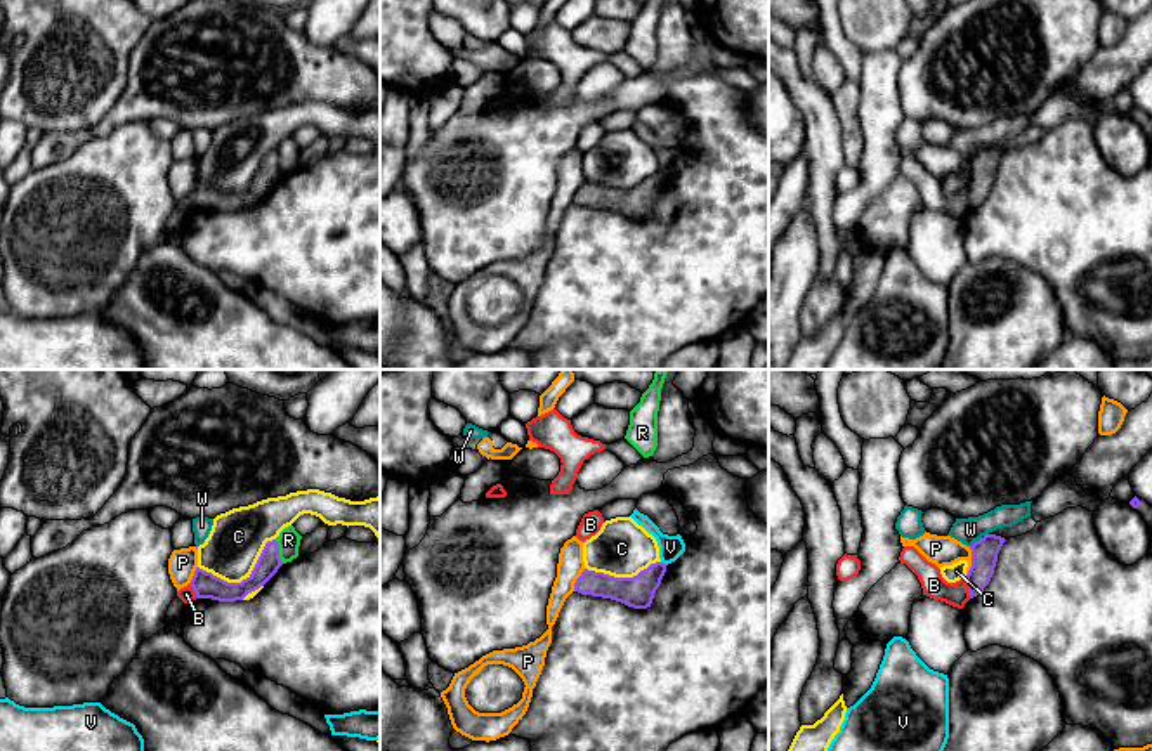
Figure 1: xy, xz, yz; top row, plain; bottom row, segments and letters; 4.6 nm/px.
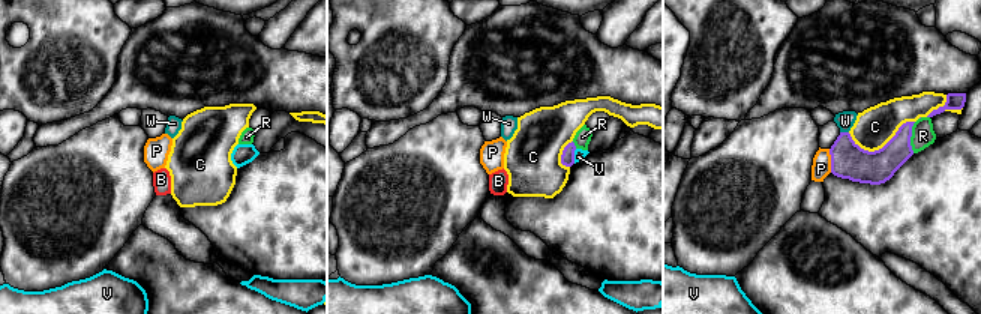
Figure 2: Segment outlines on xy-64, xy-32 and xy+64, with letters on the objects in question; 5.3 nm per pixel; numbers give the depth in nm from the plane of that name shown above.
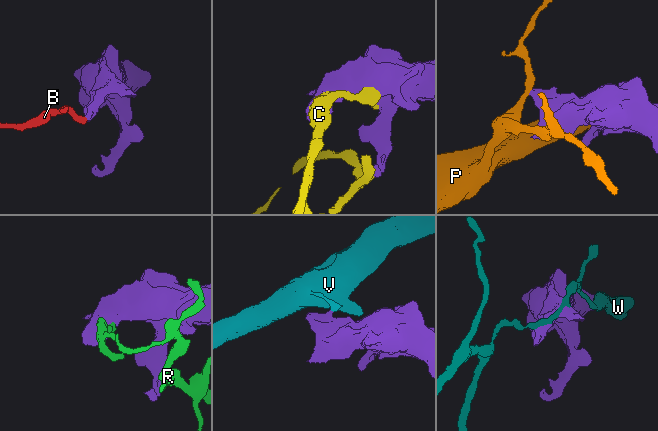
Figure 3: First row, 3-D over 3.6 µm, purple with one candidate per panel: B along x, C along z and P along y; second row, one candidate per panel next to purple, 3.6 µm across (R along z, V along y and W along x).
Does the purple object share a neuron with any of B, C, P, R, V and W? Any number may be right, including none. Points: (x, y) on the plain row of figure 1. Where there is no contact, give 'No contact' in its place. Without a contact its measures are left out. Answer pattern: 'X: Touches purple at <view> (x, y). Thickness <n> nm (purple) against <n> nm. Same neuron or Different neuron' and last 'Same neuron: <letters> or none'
B: Touches purple at yz (968, 200). Thickness 130 nm (purple) against 110 nm. Different neuron
C: Touches purple at xy (243, 191). Thickness 120 nm (purple) against 260 nm. Different neuron
P: Touches purple at yz (972, 172). Thickness 130 nm (purple) against 140 nm. Different neuron
R: Touches purple at xy (278, 163). Thickness 110 nm (purple) against 110 nm. Different neuron
V: Touches purple at xz (665, 176). Thickness 150 nm (purple) against 110 nm. Different neuron
W: Touches purple at yz (975, 153). Thickness 130 nm (purple) against 120 nm. Different neuron
Same neuron: none

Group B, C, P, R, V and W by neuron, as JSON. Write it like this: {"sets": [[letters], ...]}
{"sets": [["B"], ["C"], ["P"], ["R"], ["V"], ["W"]]}

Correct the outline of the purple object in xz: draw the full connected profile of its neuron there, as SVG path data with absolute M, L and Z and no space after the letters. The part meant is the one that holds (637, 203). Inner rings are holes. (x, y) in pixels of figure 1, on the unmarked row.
M656 173L633 189L614 189L585 180L574 194L581 206L602 208L633 220L647 220L666 184L666 175Z

